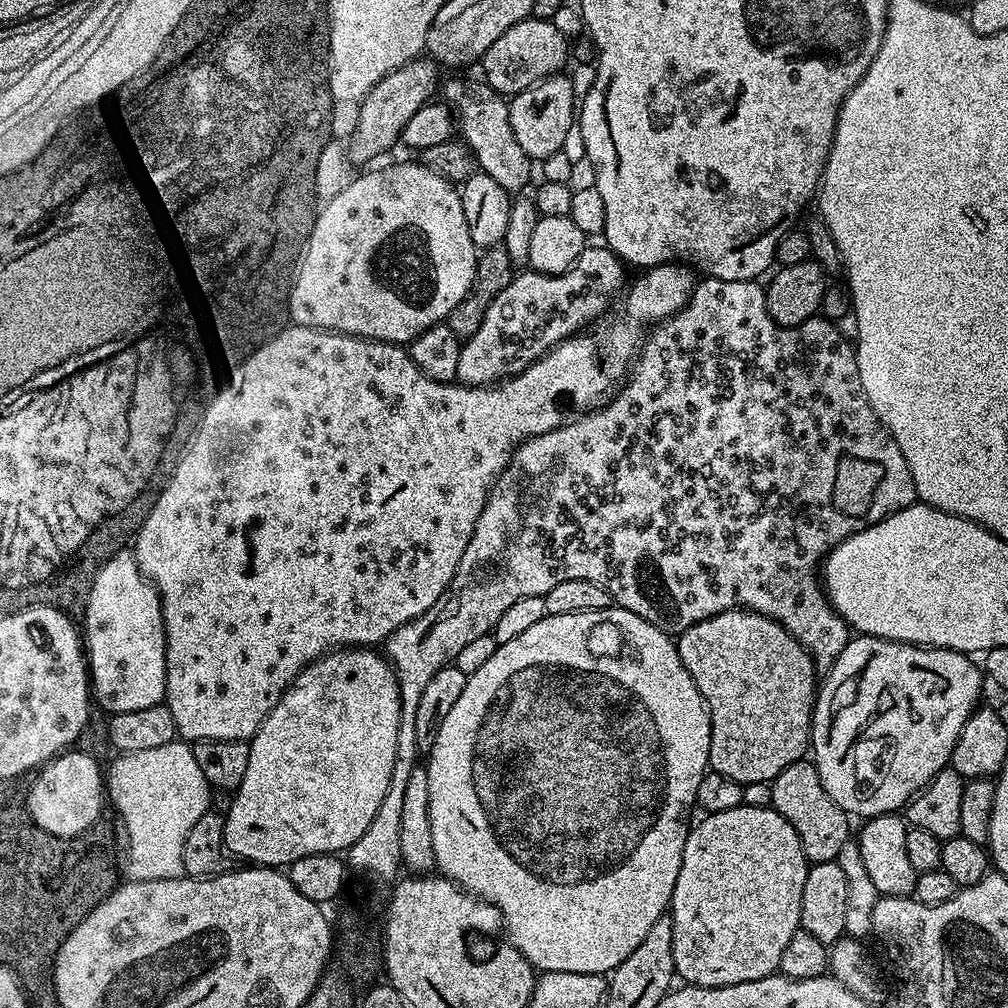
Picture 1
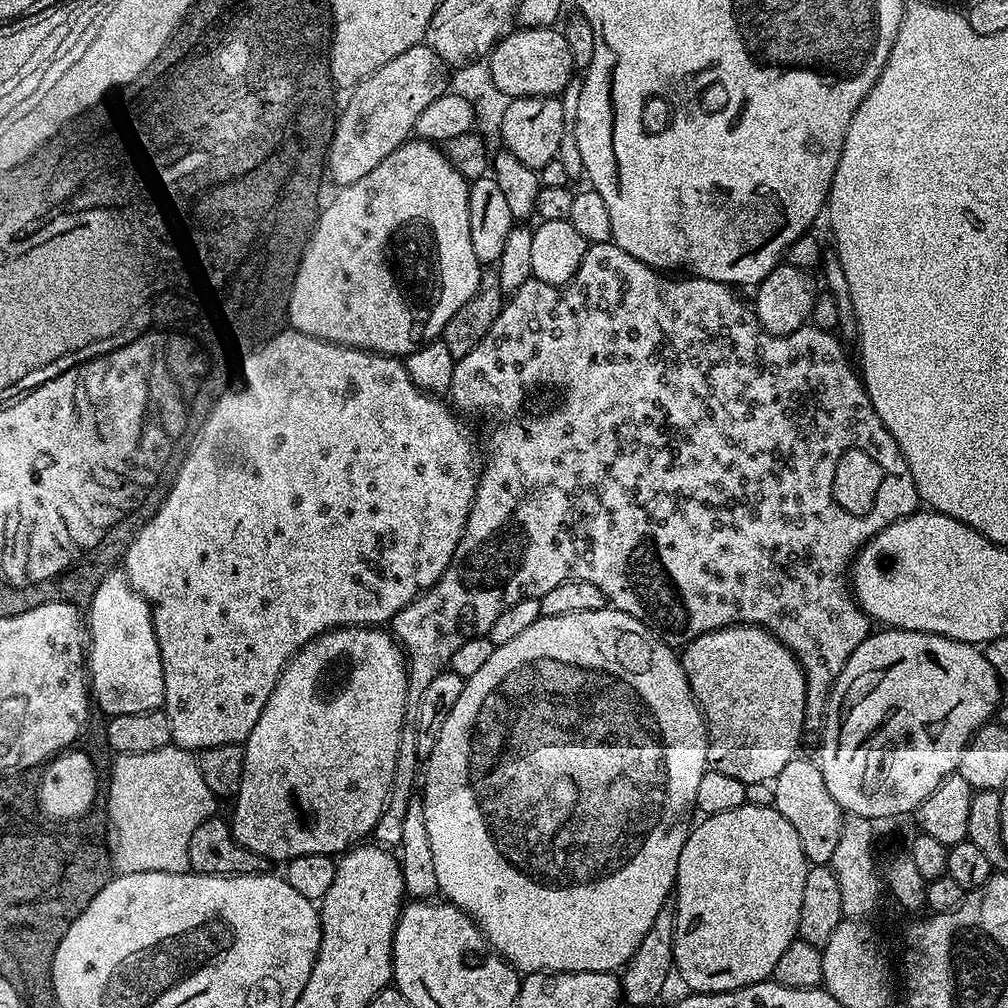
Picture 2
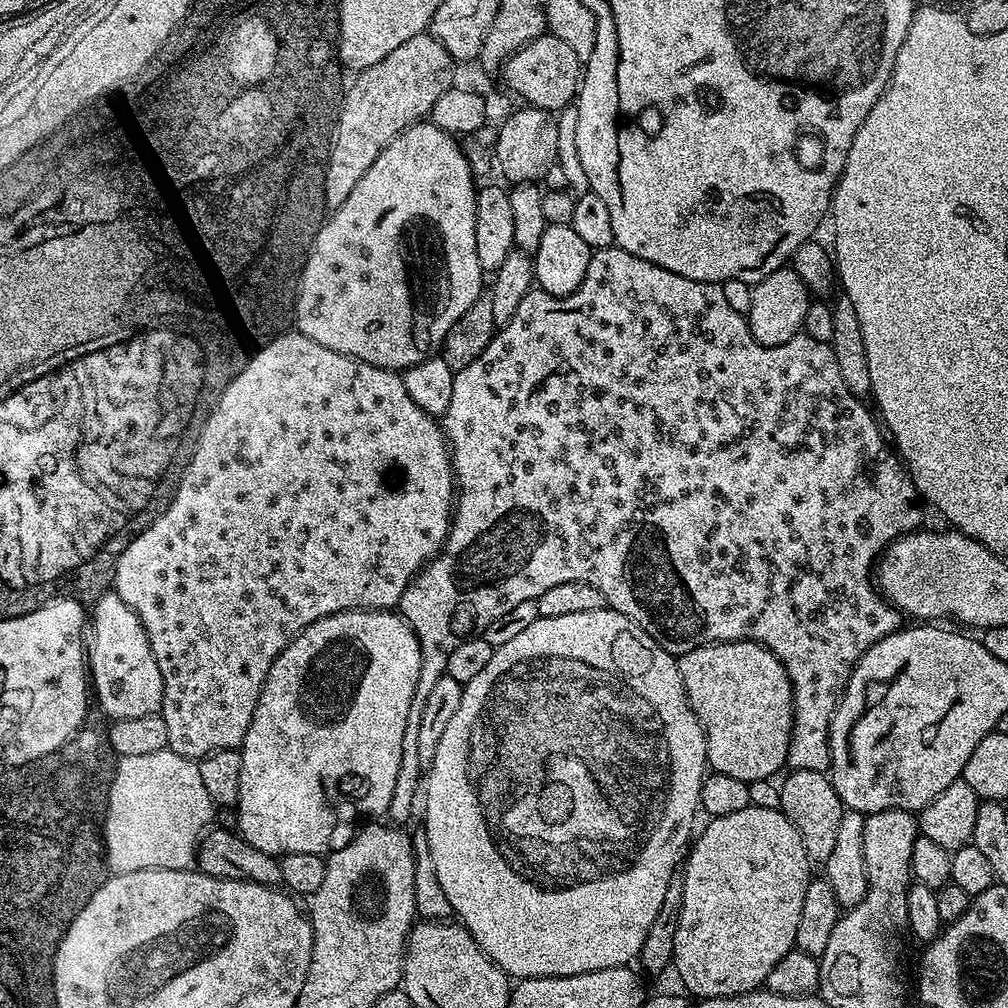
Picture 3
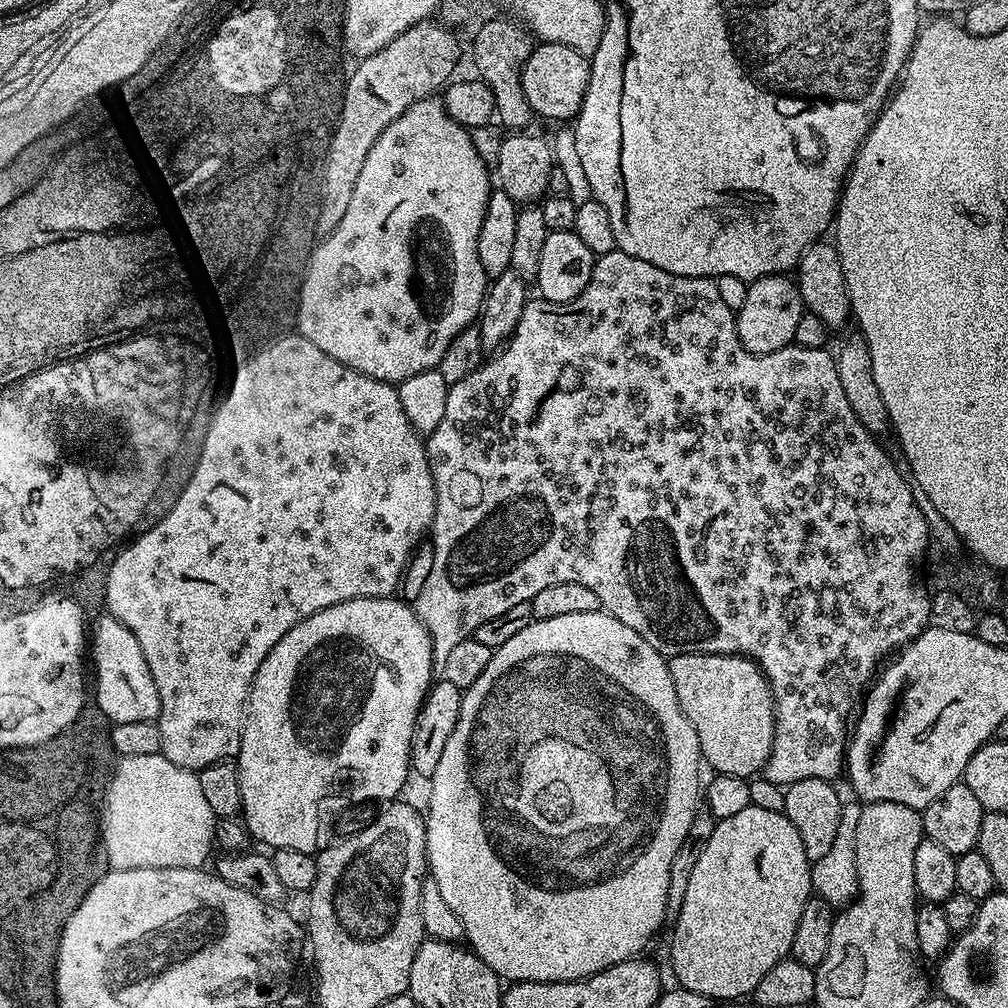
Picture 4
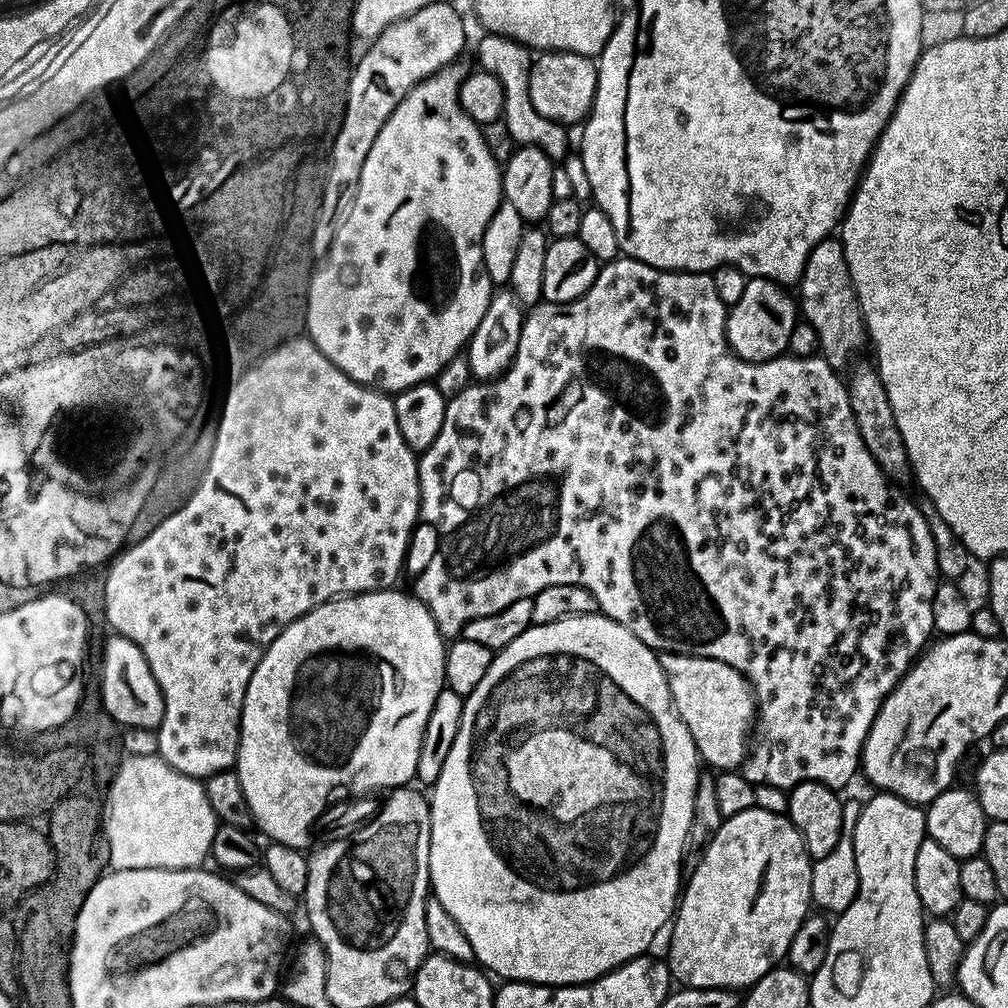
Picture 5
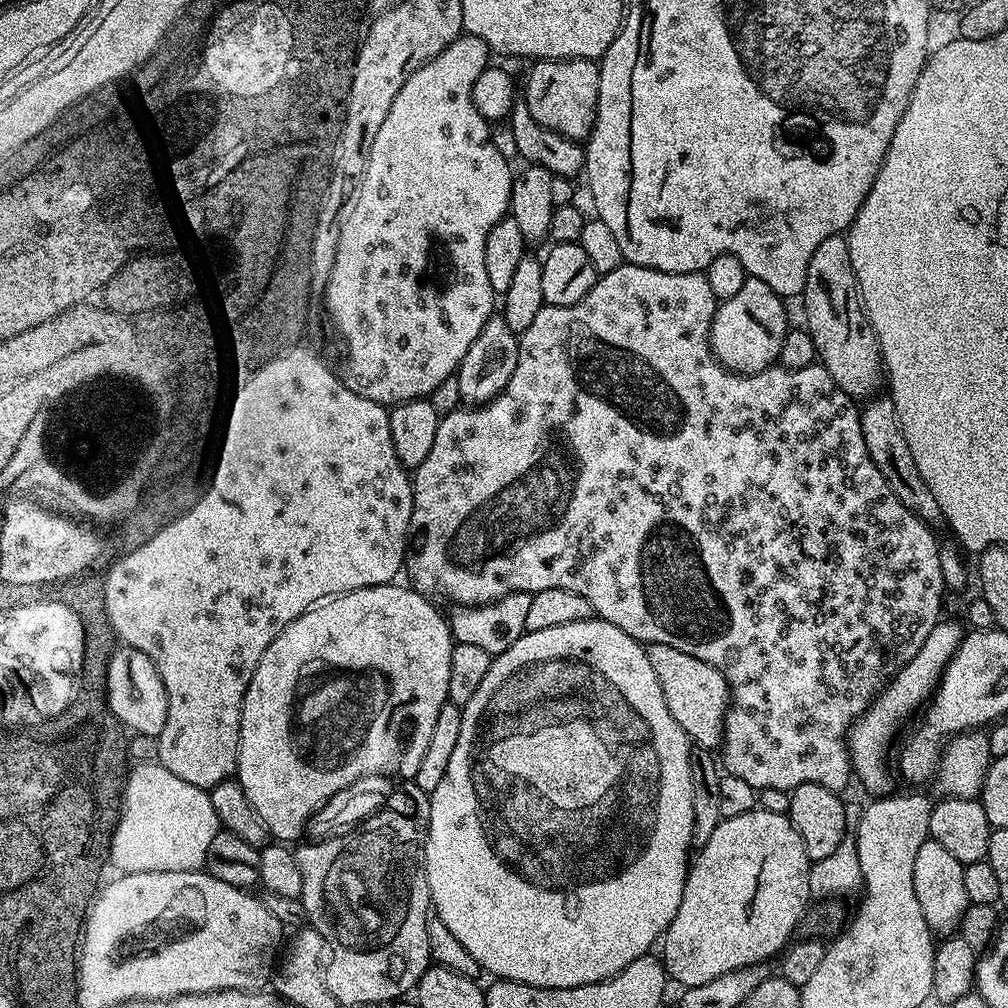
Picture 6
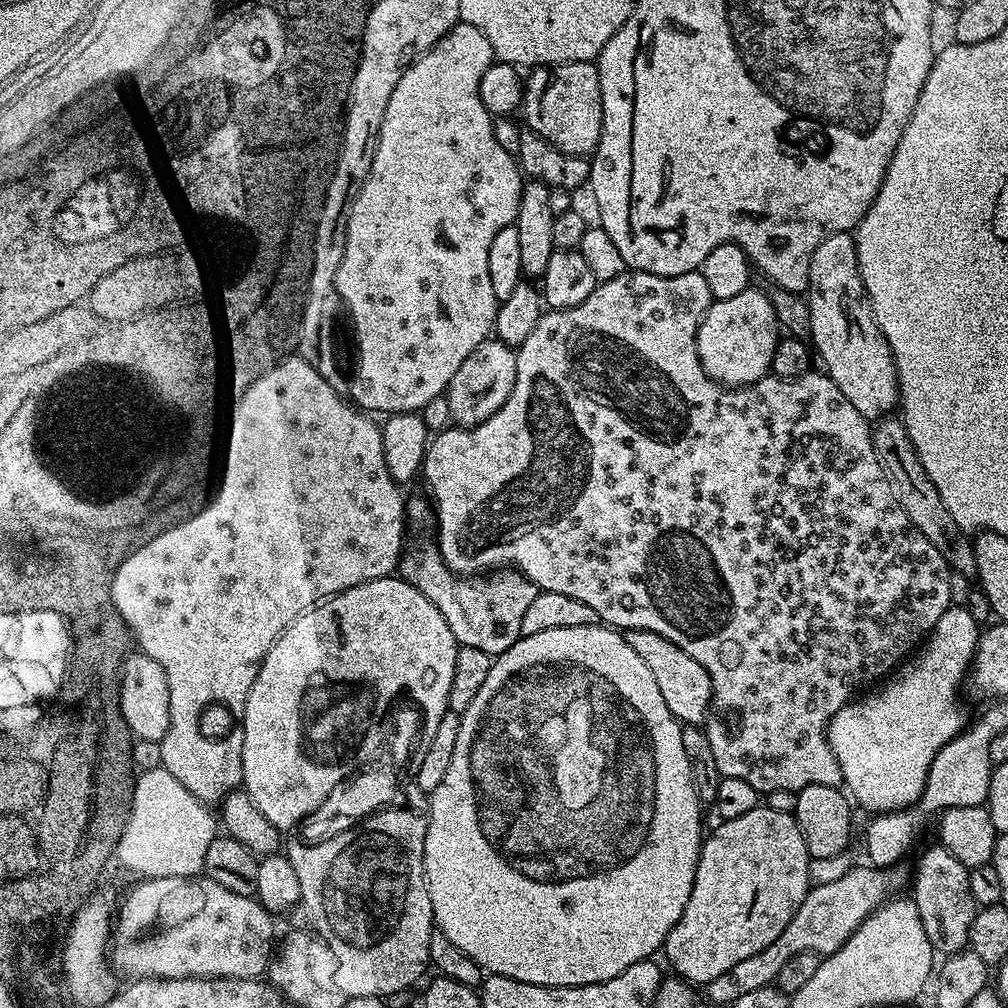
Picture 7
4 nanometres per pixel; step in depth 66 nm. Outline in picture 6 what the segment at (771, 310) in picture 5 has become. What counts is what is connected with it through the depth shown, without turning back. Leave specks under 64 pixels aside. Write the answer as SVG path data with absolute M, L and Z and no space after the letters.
M751 282L715 301L704 327L702 342L713 367L733 379L760 376L773 367L790 327L785 301L763 282Z

